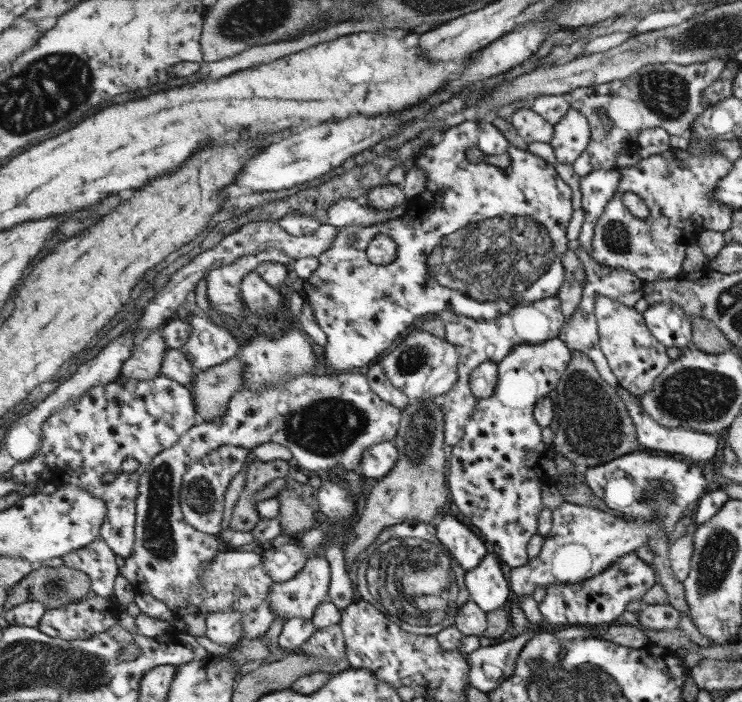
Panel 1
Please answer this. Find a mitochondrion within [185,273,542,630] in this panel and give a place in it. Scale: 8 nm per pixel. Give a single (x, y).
(415, 578)

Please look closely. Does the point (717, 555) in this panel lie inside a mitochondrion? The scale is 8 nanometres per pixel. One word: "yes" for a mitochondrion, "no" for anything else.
yes

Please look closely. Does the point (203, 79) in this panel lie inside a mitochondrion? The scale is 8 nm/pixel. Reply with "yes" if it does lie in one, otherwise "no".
no

